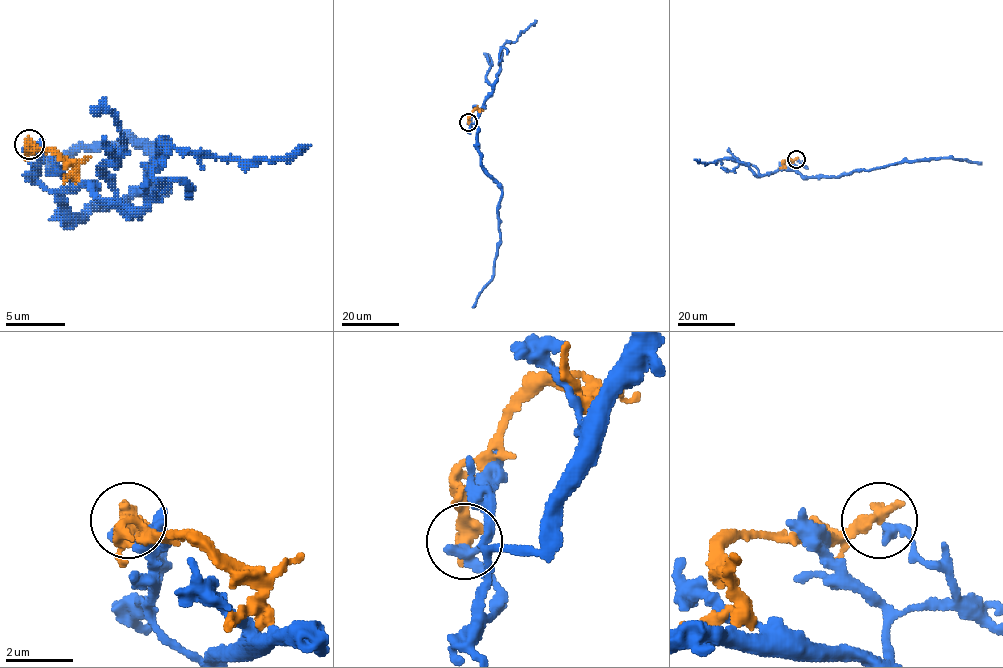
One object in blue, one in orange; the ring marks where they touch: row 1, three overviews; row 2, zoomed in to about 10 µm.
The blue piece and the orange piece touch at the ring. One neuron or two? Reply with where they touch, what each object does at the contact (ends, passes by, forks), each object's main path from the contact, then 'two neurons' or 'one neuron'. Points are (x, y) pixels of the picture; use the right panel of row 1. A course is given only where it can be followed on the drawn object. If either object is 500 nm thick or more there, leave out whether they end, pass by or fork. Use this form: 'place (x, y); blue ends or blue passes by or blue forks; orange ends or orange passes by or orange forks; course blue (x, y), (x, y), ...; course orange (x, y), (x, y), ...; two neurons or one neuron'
place (796, 159); blue ends; orange ends; course blue (797, 159), (803, 165), (797, 170), (805, 176), (840, 176), (856, 171), (934, 158), (965, 159), (981, 164); course orange (796, 159), (784, 160), (784, 165), (779, 168); two neurons

